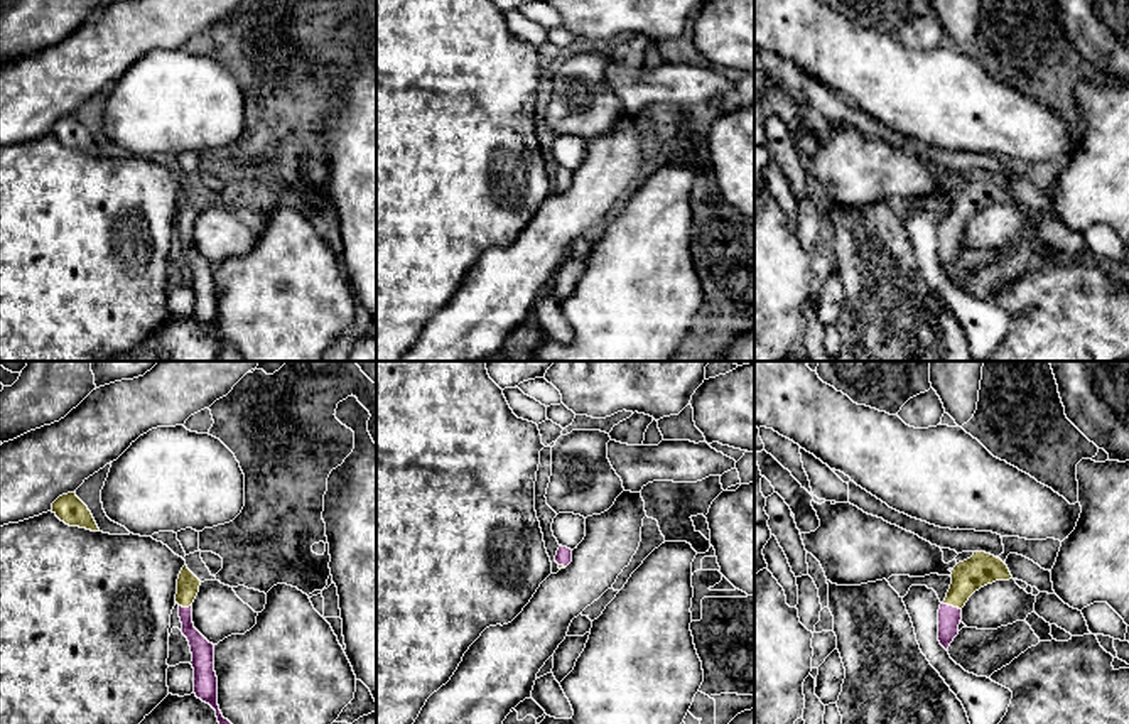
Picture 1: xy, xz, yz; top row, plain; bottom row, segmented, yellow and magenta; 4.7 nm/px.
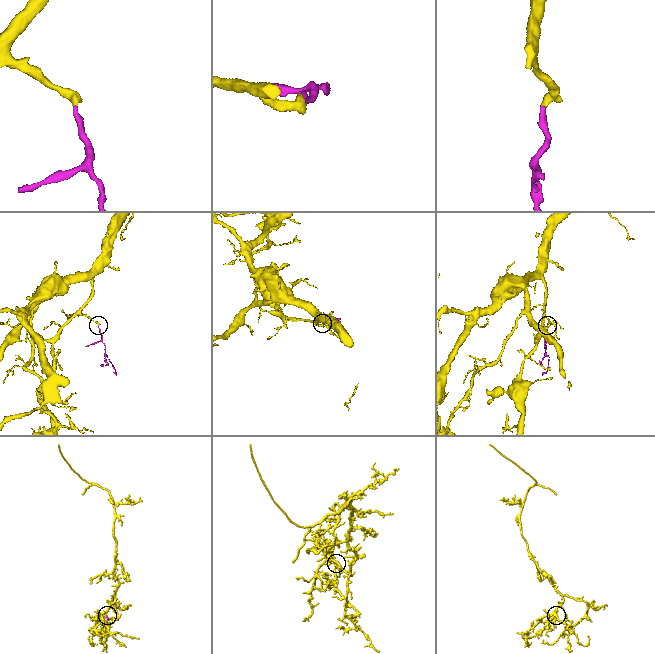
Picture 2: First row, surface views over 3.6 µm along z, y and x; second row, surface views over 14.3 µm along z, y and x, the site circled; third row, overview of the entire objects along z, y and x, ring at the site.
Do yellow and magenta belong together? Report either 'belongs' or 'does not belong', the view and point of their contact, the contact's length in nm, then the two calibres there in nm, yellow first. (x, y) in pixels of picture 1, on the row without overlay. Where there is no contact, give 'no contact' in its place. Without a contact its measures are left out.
belongs; meets yellow in yz at (952, 226); contact 100 nm long; 160 nm thick on the yellow side, 110 nm on the other

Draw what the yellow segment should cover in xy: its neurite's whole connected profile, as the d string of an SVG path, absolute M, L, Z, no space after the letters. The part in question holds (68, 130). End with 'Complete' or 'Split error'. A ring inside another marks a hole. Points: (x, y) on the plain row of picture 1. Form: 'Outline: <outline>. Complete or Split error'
Outline: M68 115L59 118L52 125L51 132L61 143L69 149L79 149L91 154L100 154L88 128L76 118L76 115Z. Complete

